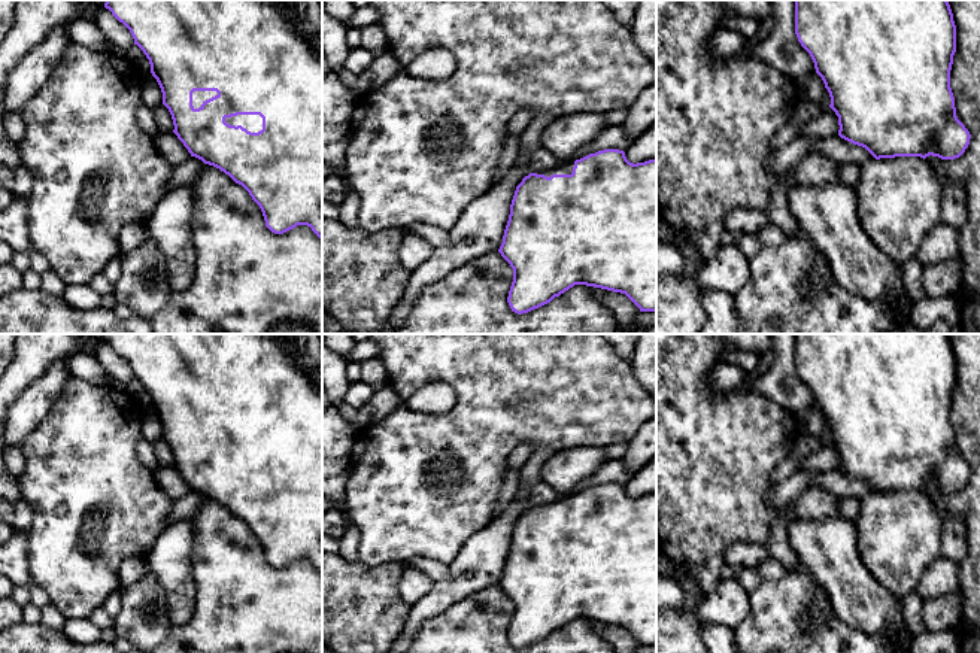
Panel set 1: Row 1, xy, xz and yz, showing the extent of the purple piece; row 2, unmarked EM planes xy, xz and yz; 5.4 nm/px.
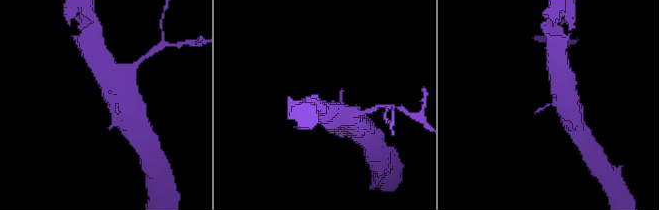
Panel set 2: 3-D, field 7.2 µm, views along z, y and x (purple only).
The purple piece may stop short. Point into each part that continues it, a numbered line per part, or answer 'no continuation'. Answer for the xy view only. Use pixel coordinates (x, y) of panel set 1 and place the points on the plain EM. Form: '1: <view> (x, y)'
1: xy (252, 456)

